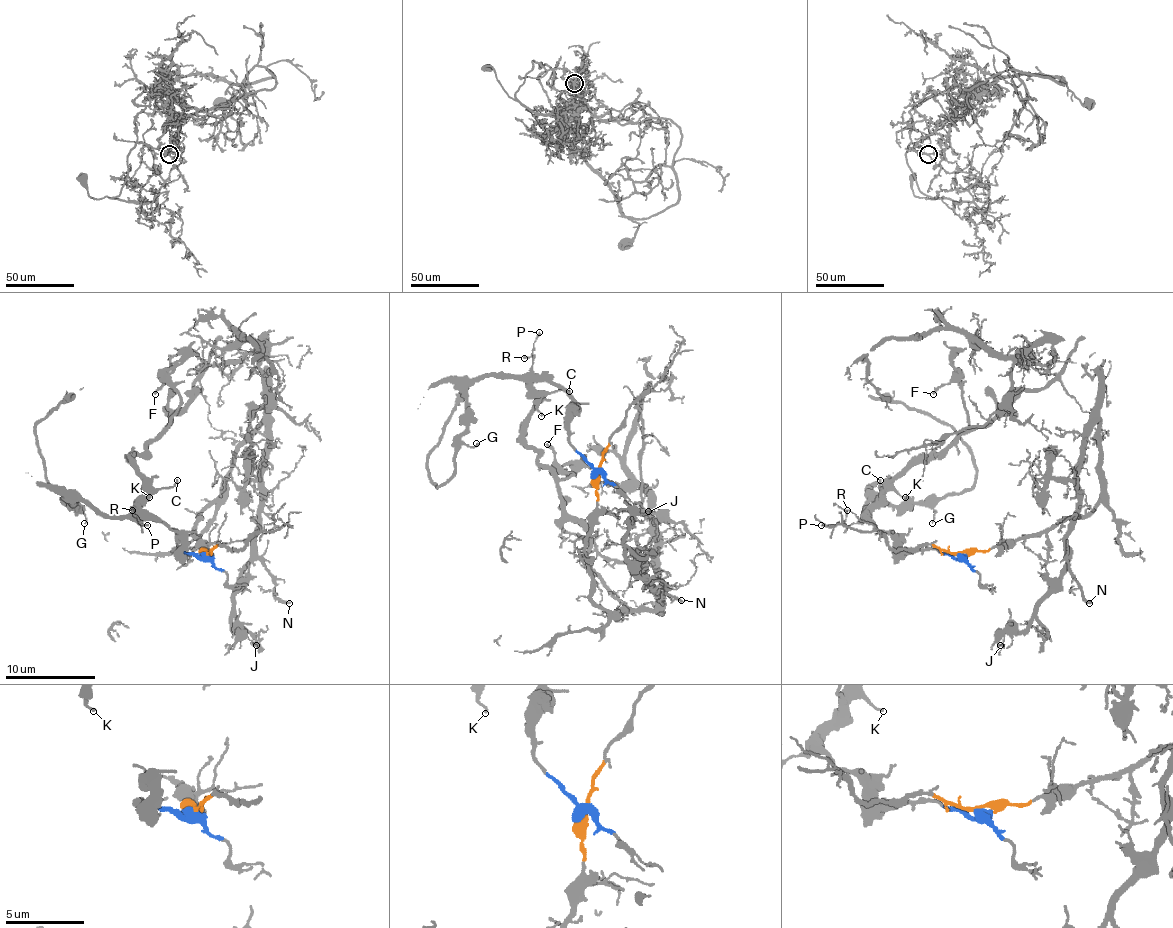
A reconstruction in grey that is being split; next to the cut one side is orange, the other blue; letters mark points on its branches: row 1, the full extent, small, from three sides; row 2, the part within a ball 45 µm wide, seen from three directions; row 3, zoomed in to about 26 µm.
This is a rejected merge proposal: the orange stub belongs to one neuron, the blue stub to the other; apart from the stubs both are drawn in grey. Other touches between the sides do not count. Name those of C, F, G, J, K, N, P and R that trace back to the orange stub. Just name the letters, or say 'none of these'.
J, N

